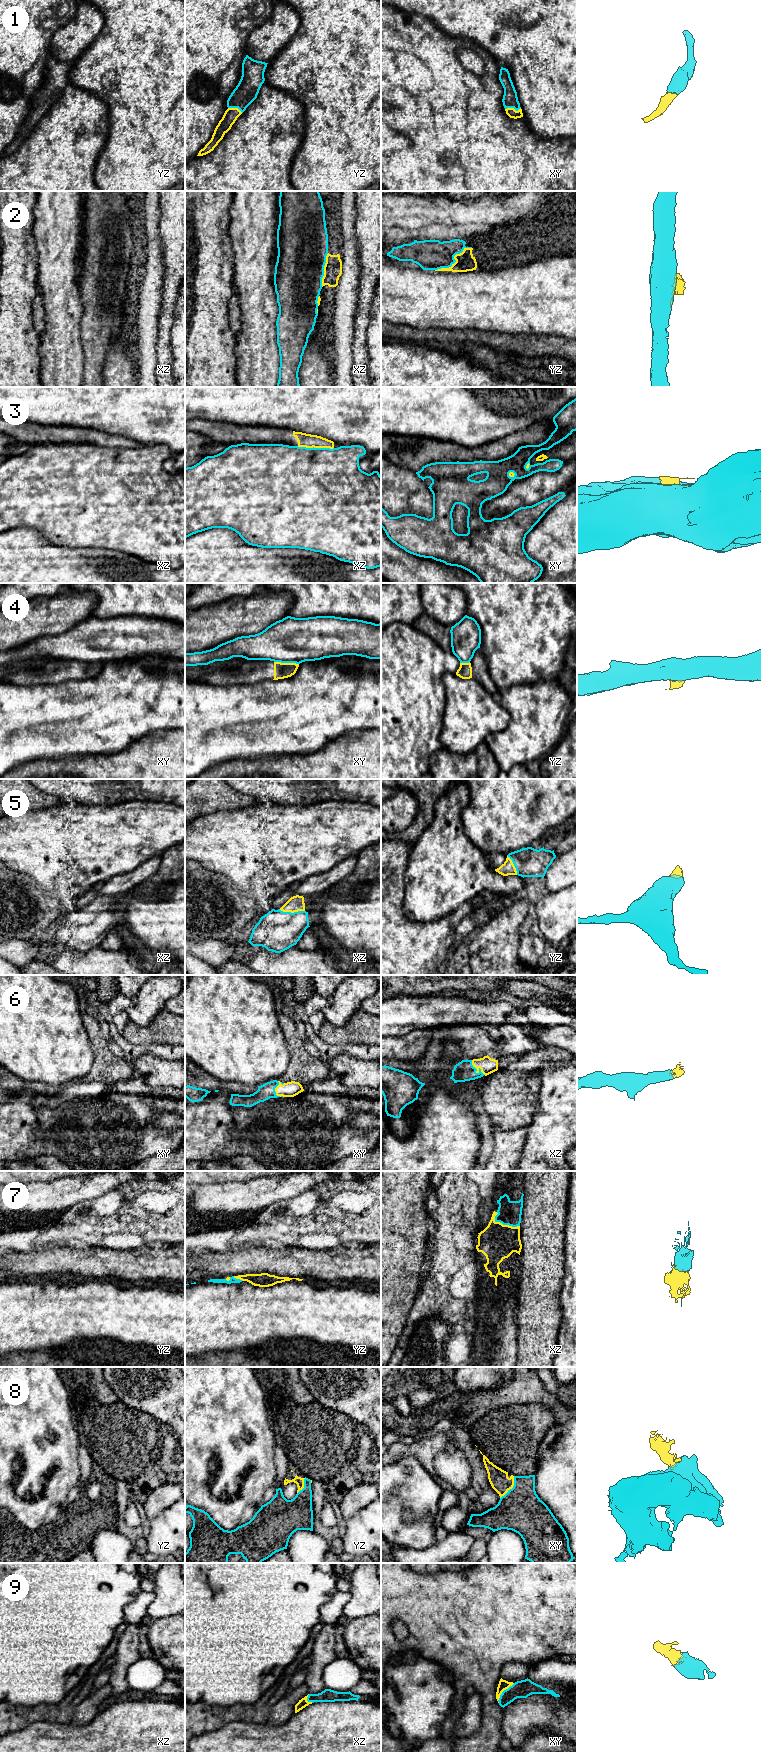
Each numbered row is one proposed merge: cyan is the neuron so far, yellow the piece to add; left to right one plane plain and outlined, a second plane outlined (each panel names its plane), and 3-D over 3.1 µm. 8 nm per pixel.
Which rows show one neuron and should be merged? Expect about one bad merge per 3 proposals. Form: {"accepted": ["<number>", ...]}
{"accepted": ["1", "5", "6", "7", "8", "9"]}

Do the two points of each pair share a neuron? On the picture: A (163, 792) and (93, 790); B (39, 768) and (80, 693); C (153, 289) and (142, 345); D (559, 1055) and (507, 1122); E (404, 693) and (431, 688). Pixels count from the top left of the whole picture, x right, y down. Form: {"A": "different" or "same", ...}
{"A": "same", "B": "different", "C": "same", "D": "same", "E": "same"}

